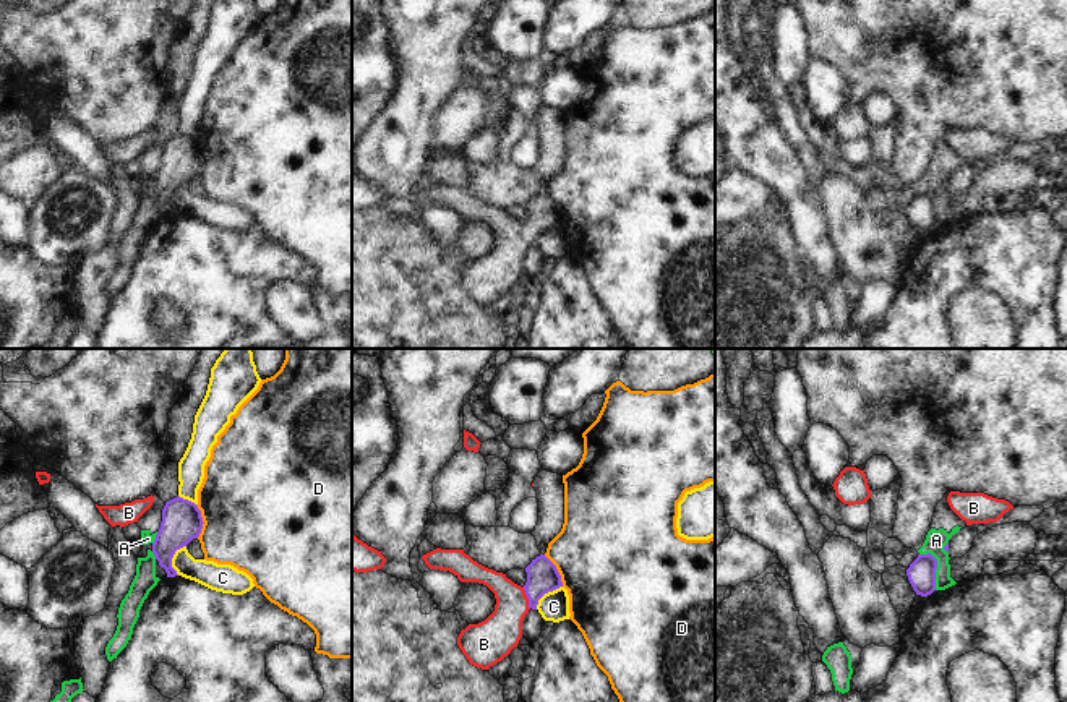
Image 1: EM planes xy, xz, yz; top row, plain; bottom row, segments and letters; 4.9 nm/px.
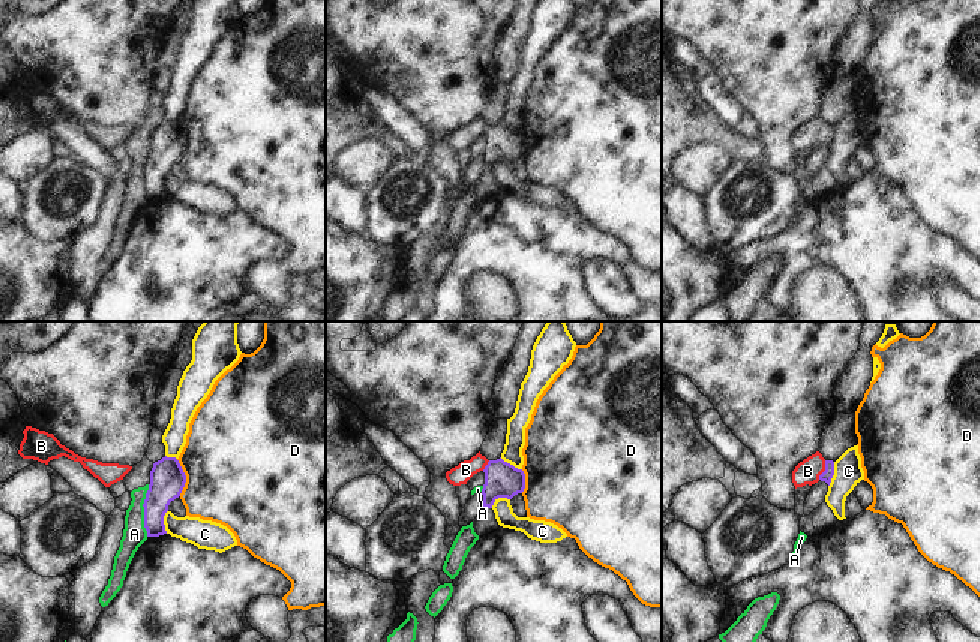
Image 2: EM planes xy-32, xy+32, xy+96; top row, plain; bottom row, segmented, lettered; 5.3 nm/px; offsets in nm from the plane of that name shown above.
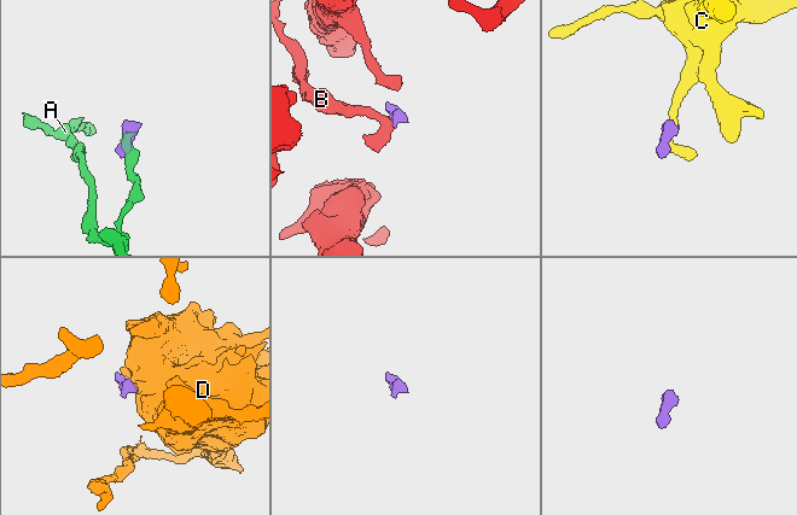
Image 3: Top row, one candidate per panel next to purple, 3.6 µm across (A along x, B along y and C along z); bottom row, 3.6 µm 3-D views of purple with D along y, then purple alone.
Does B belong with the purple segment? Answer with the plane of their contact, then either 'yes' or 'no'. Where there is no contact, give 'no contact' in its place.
meets purple in xz; yes

